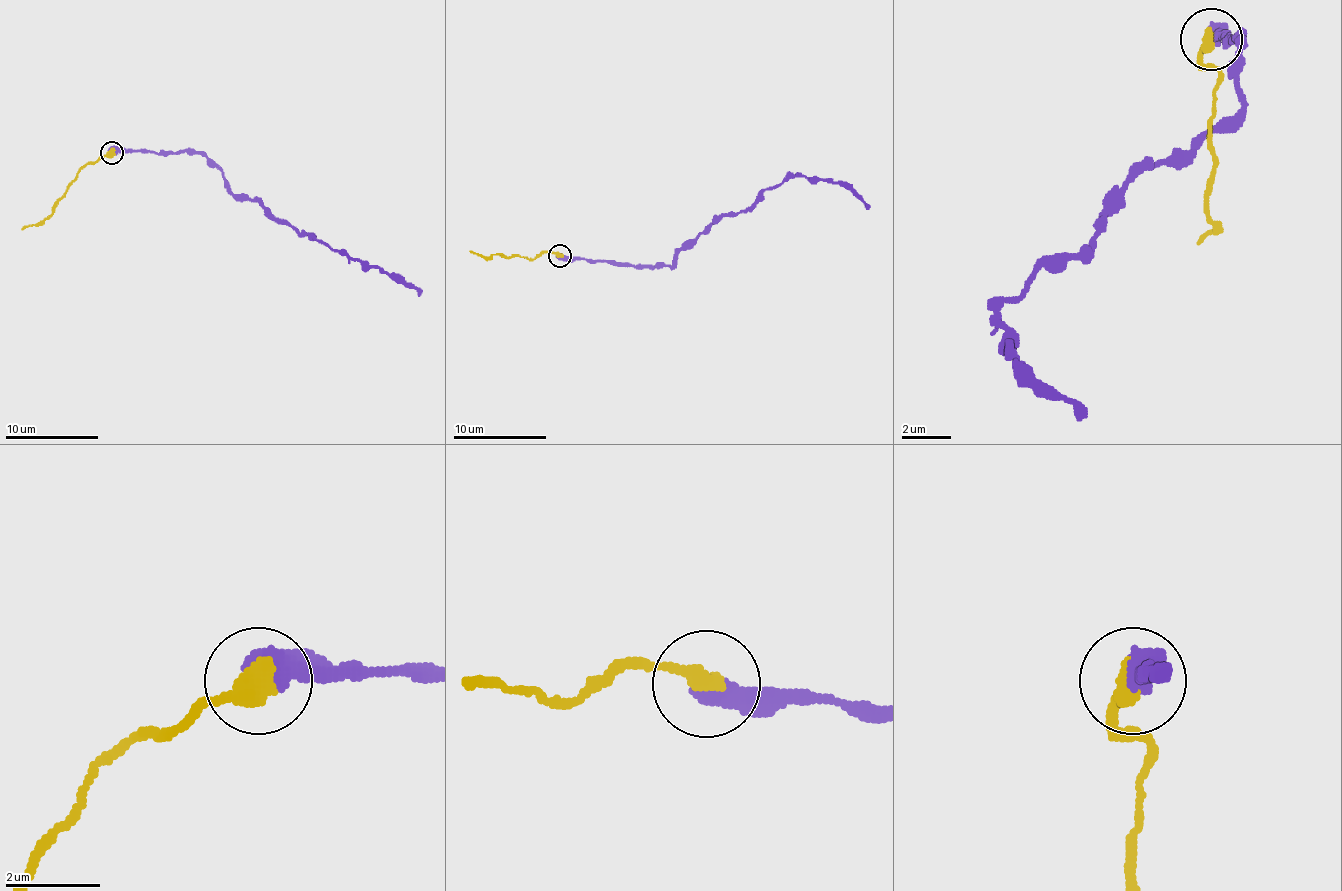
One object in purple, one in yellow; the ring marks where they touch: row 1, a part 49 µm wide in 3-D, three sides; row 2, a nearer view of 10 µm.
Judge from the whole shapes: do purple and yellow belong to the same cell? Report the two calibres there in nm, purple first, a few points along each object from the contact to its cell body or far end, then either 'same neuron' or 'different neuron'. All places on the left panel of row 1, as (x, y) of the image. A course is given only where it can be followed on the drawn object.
600 nm thick on the purple side, 480 nm on the other; purple runs (112, 153), (203, 153), (235, 195), (256, 200), (301, 234), (310, 234), (317, 241), (396, 274), (420, 295); yellow runs (112, 153), (84, 167), (49, 216), (21, 230); different neuron

